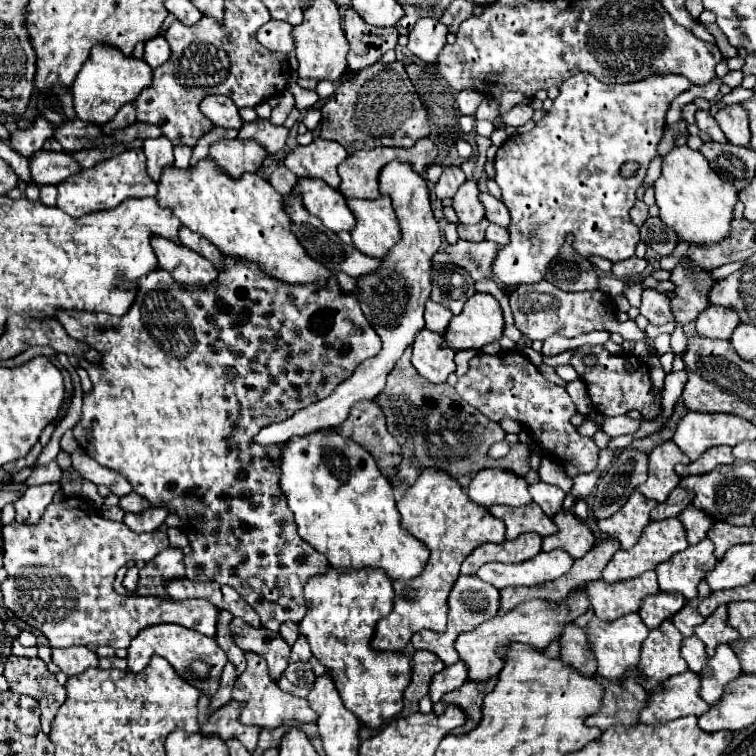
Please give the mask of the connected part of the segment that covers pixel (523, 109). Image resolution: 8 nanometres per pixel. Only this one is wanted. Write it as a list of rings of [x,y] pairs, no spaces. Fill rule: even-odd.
[[[518,104],[510,112],[502,114],[502,120],[504,120],[506,126],[516,126],[518,128],[518,126],[524,126],[532,118],[532,114],[534,114],[534,110],[528,104]]]

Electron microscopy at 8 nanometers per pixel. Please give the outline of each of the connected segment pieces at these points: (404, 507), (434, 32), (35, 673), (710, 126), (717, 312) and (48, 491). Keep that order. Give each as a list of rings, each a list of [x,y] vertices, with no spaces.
[[[426,468],[420,472],[418,480],[406,488],[400,498],[398,512],[402,514],[402,528],[430,548],[430,562],[418,578],[392,582],[394,608],[376,626],[378,634],[372,640],[376,650],[404,650],[412,634],[422,628],[444,630],[448,616],[446,598],[460,576],[460,564],[474,548],[486,542],[502,542],[506,532],[502,520],[494,518],[486,508],[474,504],[458,480],[438,468]]]
[[[422,18],[408,34],[408,50],[426,64],[434,64],[440,50],[446,46],[446,34],[448,30],[440,20]]]
[[[12,656],[4,668],[4,676],[12,692],[32,696],[40,704],[42,732],[50,732],[50,722],[58,708],[64,704],[66,690],[56,682],[56,676],[48,670],[46,662],[40,658],[20,658]]]
[[[698,110],[698,112],[696,112],[696,126],[698,126],[702,132],[706,132],[714,142],[726,142],[724,132],[718,128],[718,124],[716,124],[716,120],[714,120],[714,116],[712,116],[710,112]]]
[[[708,306],[706,312],[702,312],[696,320],[696,332],[698,336],[704,338],[720,338],[720,340],[730,340],[736,324],[738,324],[738,314],[730,308],[722,306]]]
[[[52,482],[52,484],[40,484],[40,486],[30,486],[24,496],[14,502],[14,510],[16,510],[16,520],[18,522],[38,522],[38,518],[42,516],[44,508],[52,502],[54,494],[60,490],[60,482]]]

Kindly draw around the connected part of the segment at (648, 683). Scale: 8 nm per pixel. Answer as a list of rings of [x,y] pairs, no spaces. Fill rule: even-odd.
[[[666,620],[666,624],[660,624],[660,628],[650,630],[648,638],[642,642],[638,684],[642,684],[646,690],[654,690],[662,684],[662,680],[686,672],[688,666],[680,656],[680,642],[682,634],[672,620]]]

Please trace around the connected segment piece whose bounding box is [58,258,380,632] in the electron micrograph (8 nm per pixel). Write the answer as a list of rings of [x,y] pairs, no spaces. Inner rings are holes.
[[[224,258],[226,270],[218,274],[218,280],[208,286],[208,288],[196,288],[188,290],[172,276],[168,276],[162,268],[142,276],[138,284],[138,294],[122,318],[114,318],[108,314],[88,314],[88,312],[58,312],[60,324],[66,328],[70,336],[76,340],[86,342],[88,346],[96,348],[102,352],[102,362],[90,364],[86,360],[80,360],[80,366],[90,374],[92,380],[92,392],[84,394],[84,406],[82,406],[82,418],[80,422],[72,428],[74,438],[78,440],[80,448],[98,464],[120,472],[130,480],[132,490],[146,498],[152,506],[164,506],[170,514],[180,516],[182,520],[182,532],[188,536],[192,552],[186,556],[186,576],[192,580],[202,580],[202,582],[218,582],[232,586],[260,616],[262,626],[268,630],[278,632],[278,628],[286,622],[300,622],[302,616],[306,616],[306,598],[304,598],[304,584],[310,576],[320,576],[328,572],[328,560],[326,556],[318,554],[310,544],[306,544],[298,532],[296,524],[292,518],[292,512],[286,504],[286,496],[282,496],[282,490],[278,488],[278,476],[280,476],[280,454],[282,454],[282,444],[272,444],[272,446],[254,446],[254,436],[268,424],[272,422],[282,422],[290,418],[296,410],[306,408],[322,398],[326,398],[340,382],[352,376],[354,368],[364,362],[366,358],[372,358],[380,352],[380,340],[378,334],[372,330],[368,324],[366,316],[360,310],[358,298],[354,294],[342,294],[336,282],[336,276],[330,278],[328,288],[318,288],[318,286],[286,286],[282,282],[276,282],[268,278],[262,270],[254,268],[250,262],[242,260],[230,260]]]

